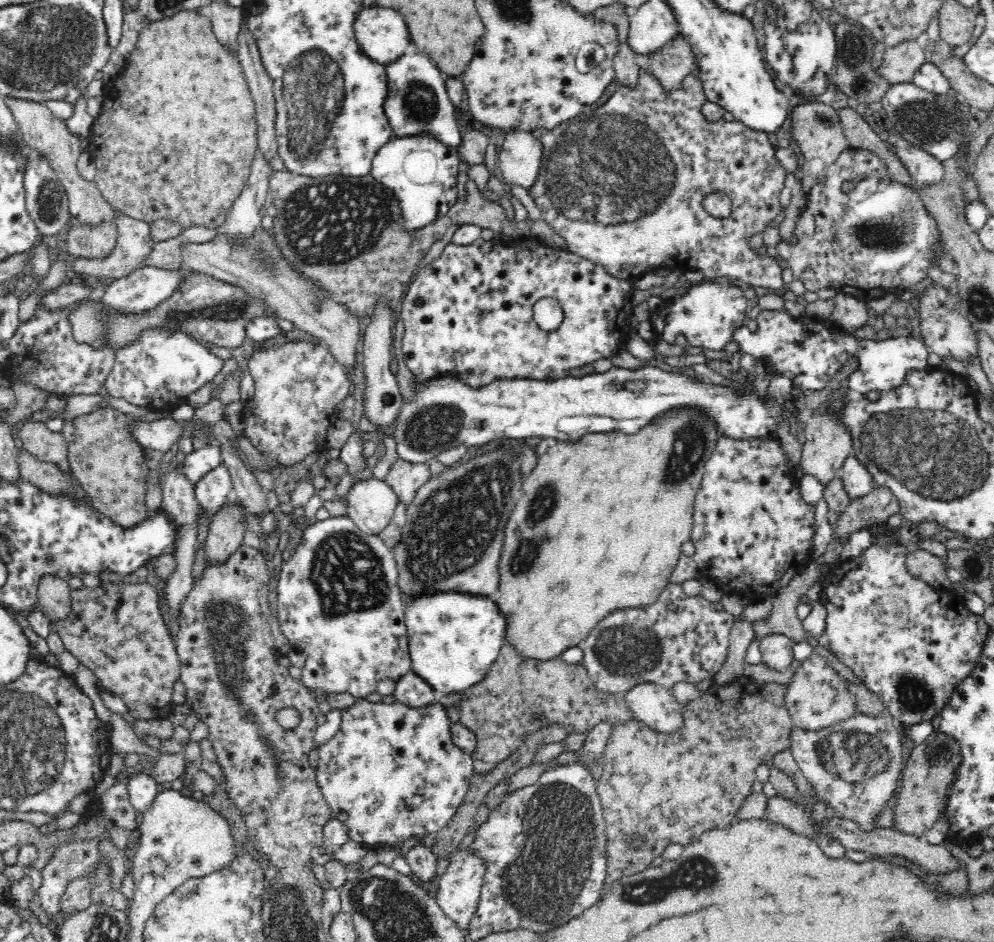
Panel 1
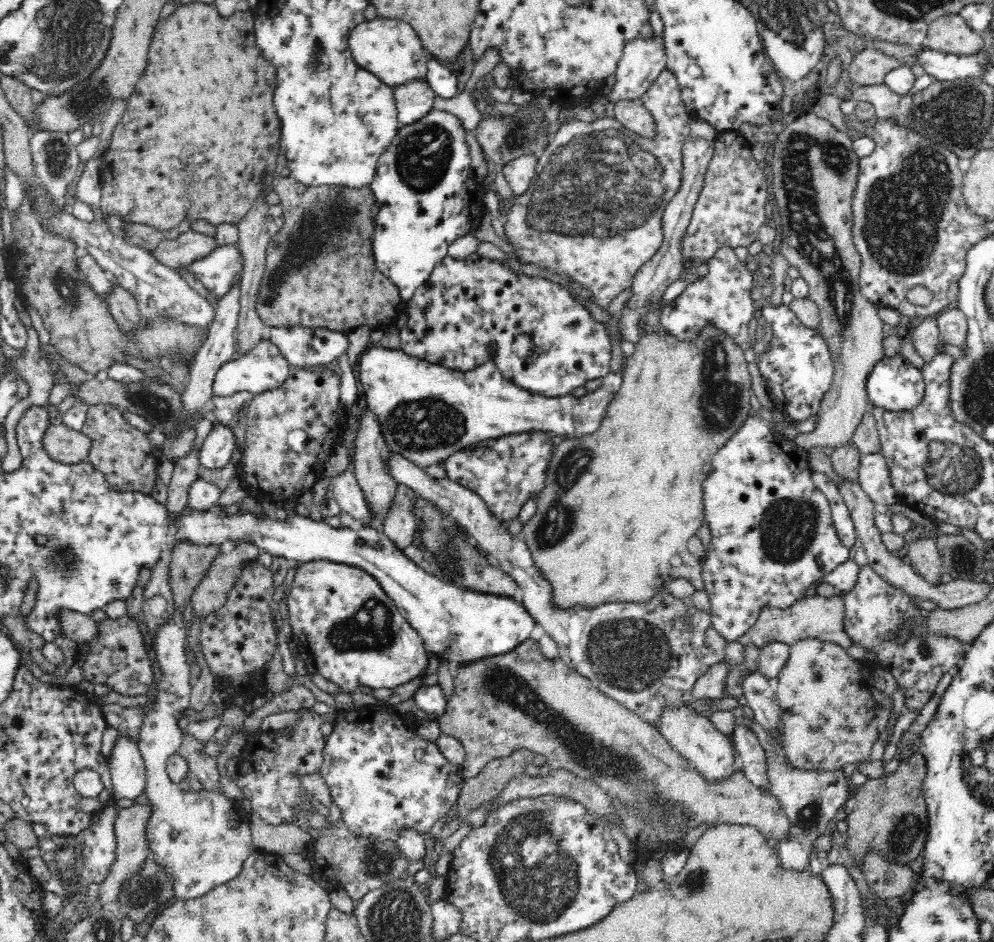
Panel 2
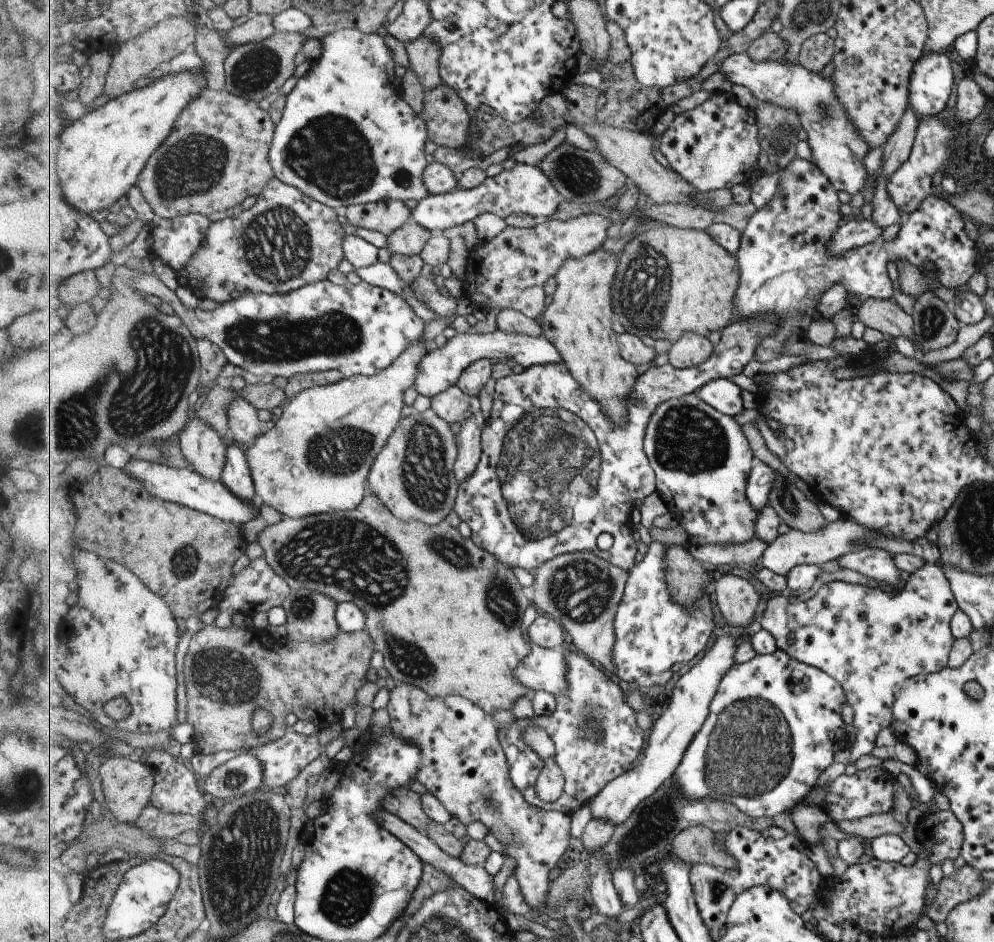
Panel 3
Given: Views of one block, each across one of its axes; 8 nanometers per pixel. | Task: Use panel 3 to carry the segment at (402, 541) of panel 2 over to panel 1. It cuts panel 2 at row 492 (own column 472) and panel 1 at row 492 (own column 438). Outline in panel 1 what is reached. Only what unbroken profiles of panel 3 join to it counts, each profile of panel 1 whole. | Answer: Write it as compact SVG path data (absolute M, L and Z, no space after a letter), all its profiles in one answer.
M401 458L390 468L385 481L396 491L398 500L409 504L415 490L430 476L432 474L428 462L410 462Z

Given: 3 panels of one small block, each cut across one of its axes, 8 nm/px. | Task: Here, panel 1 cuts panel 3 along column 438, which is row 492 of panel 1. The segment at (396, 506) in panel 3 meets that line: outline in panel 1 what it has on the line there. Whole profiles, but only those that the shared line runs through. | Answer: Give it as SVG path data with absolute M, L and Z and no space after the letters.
M494 441L486 443L480 449L472 449L466 458L456 462L453 466L446 467L446 470L440 472L438 476L430 477L415 490L406 510L408 524L402 527L402 535L399 536L398 544L392 548L397 560L397 585L405 600L418 598L418 596L432 596L432 594L438 594L438 592L458 592L479 596L488 596L488 594L494 592L494 584L498 584L498 568L496 566L498 566L498 552L502 548L502 530L506 527L518 500L524 496L525 479L520 465L520 453L516 451L516 446L511 443L510 441Z

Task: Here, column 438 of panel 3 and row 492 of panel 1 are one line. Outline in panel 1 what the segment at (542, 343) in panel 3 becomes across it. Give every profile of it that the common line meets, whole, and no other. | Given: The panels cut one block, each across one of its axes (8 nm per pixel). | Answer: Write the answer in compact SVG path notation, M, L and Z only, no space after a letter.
M363 476L347 494L347 516L362 532L374 536L390 524L398 501L396 491L385 480Z

